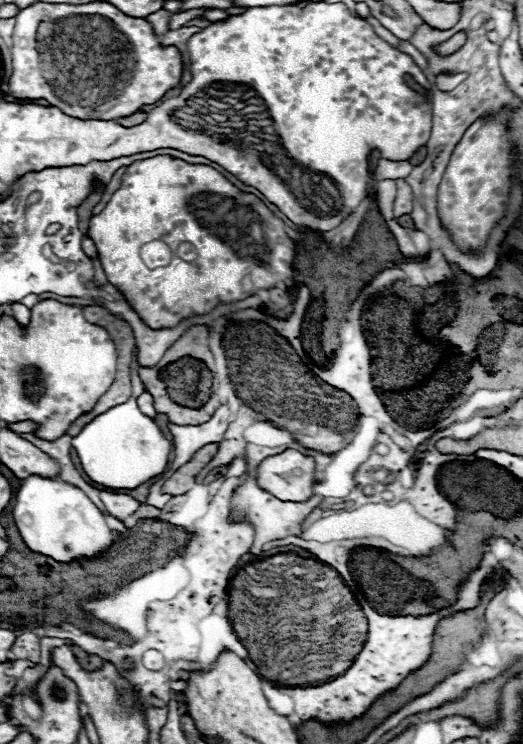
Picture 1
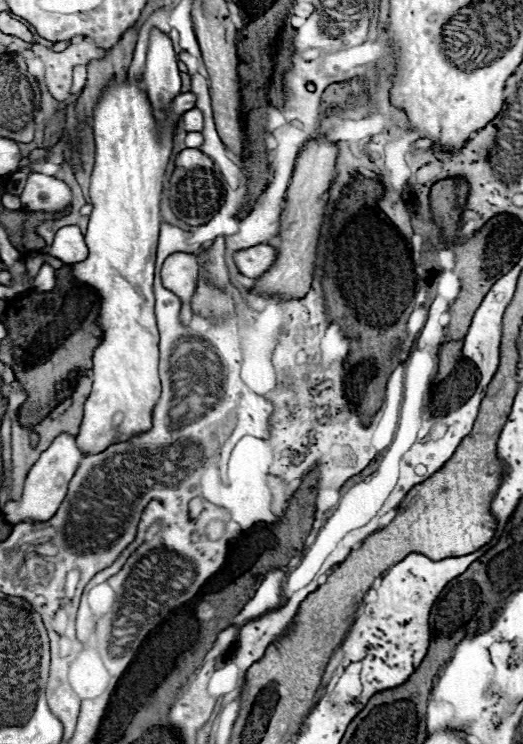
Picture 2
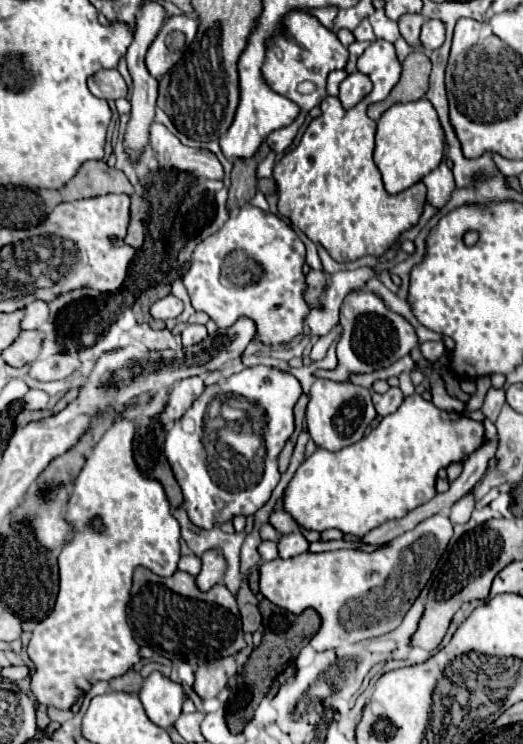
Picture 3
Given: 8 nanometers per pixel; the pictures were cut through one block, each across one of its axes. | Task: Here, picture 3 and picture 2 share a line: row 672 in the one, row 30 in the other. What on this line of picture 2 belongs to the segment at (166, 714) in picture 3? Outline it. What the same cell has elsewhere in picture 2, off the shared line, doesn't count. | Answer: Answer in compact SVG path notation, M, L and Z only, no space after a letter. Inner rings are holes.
M152 28L150 32L150 44L148 44L148 54L146 54L146 64L142 72L142 84L148 92L148 98L154 106L156 118L164 118L162 108L166 108L174 96L180 94L180 70L178 70L178 56L174 52L174 44L166 32L160 32L158 28Z

